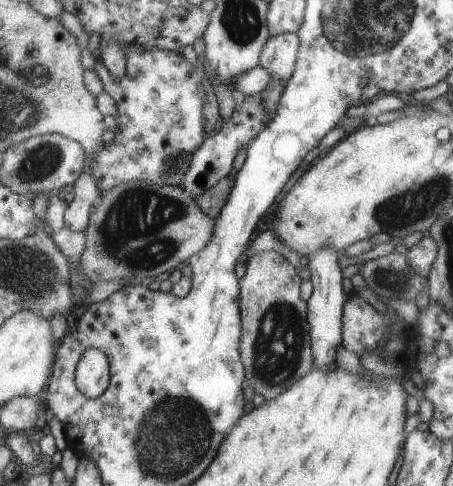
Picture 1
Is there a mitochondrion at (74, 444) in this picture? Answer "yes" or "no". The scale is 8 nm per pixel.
no

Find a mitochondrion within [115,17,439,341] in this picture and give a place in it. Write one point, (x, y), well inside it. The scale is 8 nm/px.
(388, 278)

